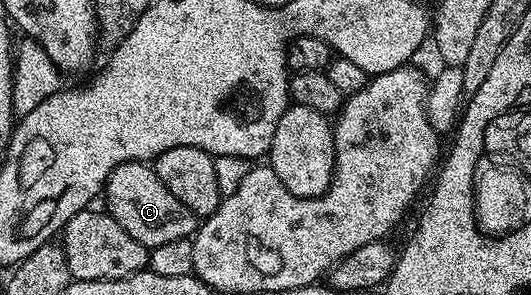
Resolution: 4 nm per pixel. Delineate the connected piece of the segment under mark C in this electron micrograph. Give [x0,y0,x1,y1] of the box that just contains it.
[105,162,197,248]

